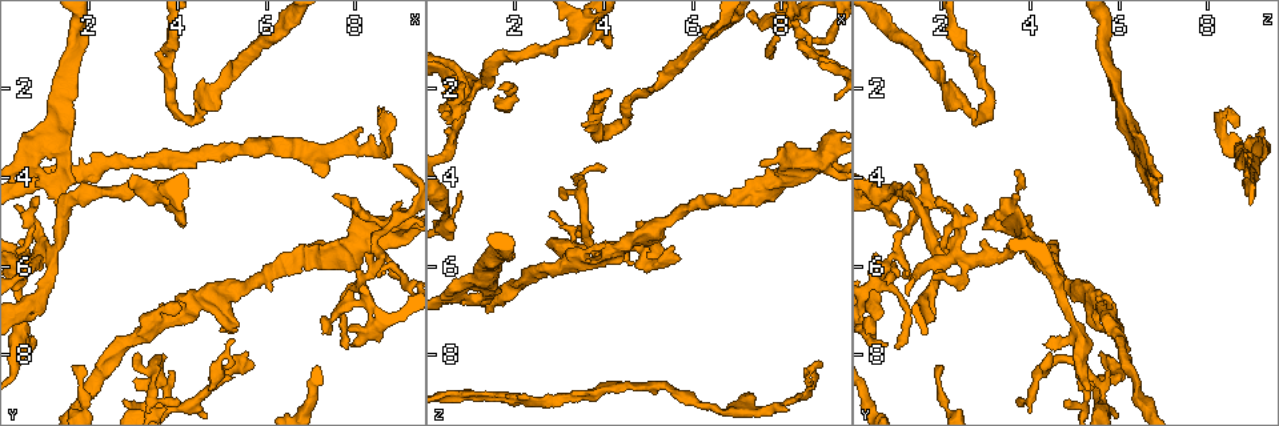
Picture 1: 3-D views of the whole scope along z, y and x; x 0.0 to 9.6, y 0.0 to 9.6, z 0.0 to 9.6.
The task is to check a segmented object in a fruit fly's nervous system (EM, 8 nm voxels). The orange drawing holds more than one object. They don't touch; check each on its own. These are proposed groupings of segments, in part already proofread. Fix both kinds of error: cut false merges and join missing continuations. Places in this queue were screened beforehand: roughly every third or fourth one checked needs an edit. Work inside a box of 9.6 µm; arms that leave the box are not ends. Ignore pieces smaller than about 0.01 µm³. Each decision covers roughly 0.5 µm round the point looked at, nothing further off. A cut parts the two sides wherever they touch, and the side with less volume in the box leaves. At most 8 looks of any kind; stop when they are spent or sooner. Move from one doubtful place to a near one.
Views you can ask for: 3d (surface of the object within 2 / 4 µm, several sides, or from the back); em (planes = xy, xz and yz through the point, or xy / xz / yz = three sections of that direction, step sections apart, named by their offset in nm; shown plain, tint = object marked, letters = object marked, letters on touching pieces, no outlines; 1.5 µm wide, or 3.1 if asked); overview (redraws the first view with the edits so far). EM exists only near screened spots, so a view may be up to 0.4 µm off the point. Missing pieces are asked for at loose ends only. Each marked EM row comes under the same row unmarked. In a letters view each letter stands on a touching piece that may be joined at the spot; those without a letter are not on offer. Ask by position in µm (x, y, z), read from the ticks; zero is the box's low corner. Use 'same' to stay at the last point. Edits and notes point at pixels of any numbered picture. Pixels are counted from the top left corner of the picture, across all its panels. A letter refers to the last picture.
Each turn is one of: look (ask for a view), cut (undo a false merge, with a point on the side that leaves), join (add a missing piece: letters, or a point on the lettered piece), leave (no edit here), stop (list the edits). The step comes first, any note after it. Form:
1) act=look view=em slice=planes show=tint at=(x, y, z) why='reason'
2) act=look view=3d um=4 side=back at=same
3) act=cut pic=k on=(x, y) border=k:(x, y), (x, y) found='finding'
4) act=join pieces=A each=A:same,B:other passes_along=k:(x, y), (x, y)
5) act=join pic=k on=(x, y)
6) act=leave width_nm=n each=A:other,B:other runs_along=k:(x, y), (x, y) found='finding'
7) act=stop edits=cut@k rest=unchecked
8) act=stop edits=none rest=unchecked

act=look view=em slice=planes show=letters at=(3.60, 3.65, 8.95) why='thin neck'

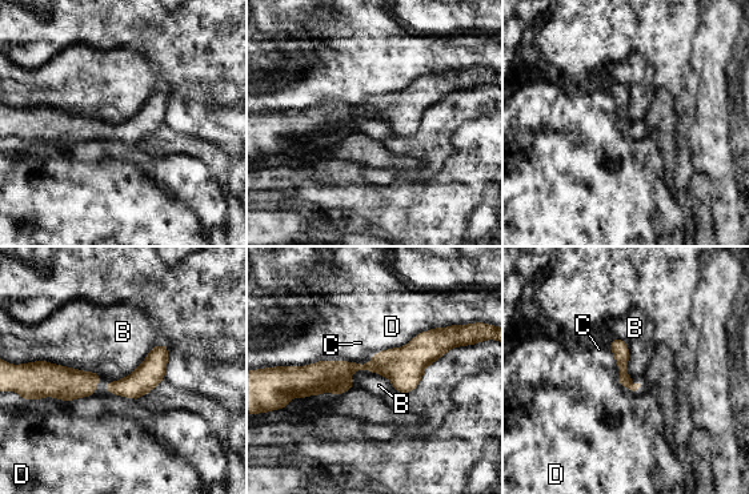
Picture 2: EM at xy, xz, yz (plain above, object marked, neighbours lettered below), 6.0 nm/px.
act=leave each=B:other,C:other,D:other border=2:(348, 376), (368, 369), (395, 390) found='all the same cell'

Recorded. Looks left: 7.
act=look view=3d um=4 at=(1.60, 4.20, 6.65) why='an open end'

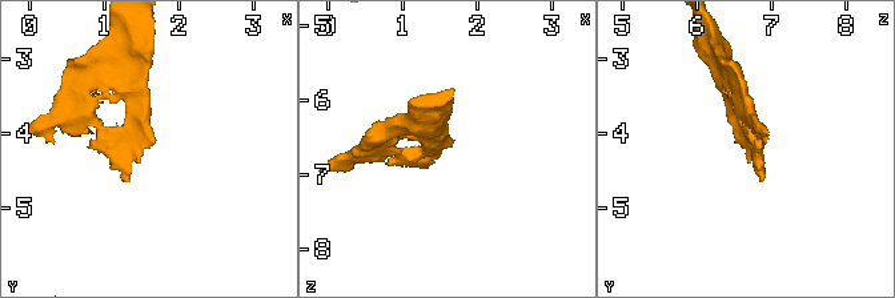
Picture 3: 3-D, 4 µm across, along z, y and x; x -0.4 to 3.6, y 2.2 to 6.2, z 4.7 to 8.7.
act=look view=em slice=planes show=letters at=(1.60, 4.20, 6.65) why='need the tissue'

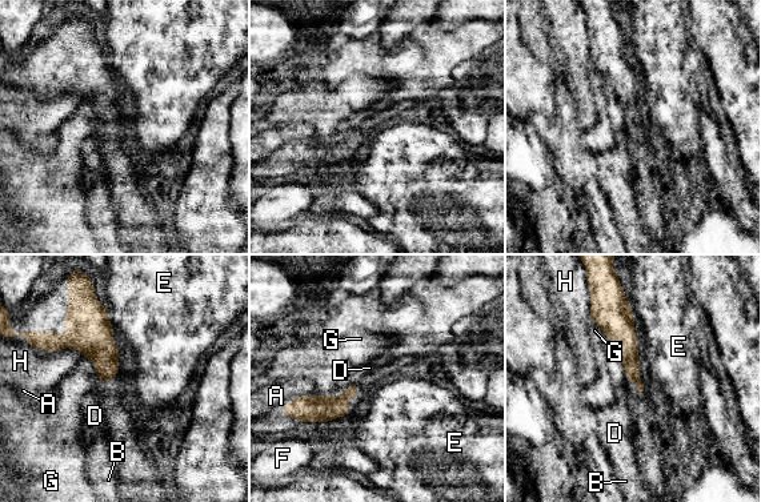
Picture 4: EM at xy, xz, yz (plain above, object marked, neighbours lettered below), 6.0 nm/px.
act=leave width_nm=110 each=A:other,B:other,D:other,E:other,F:other,G:other,H:other border=4:(105, 306), (108, 320), (113, 326) found='no lettered piece goes on from it'

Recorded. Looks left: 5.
act=look view=em slice=planes show=letters at=(4.10, 9.15, 3.80) why='free end'

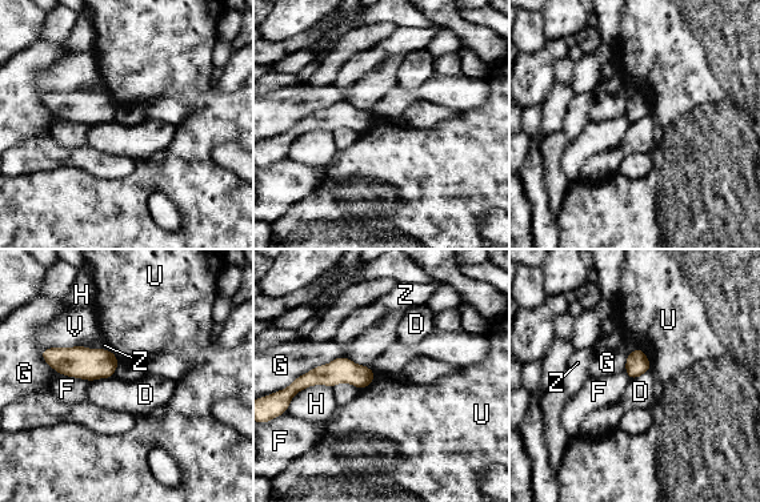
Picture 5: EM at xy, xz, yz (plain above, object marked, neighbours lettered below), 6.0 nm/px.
act=leave each=D:other,F:other,G:other,H:other,U:other,V:other,Z:other border=5:(60, 373), (88, 381) found='none of them fits'

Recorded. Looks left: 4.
act=stop edits=none rest=unchecked

